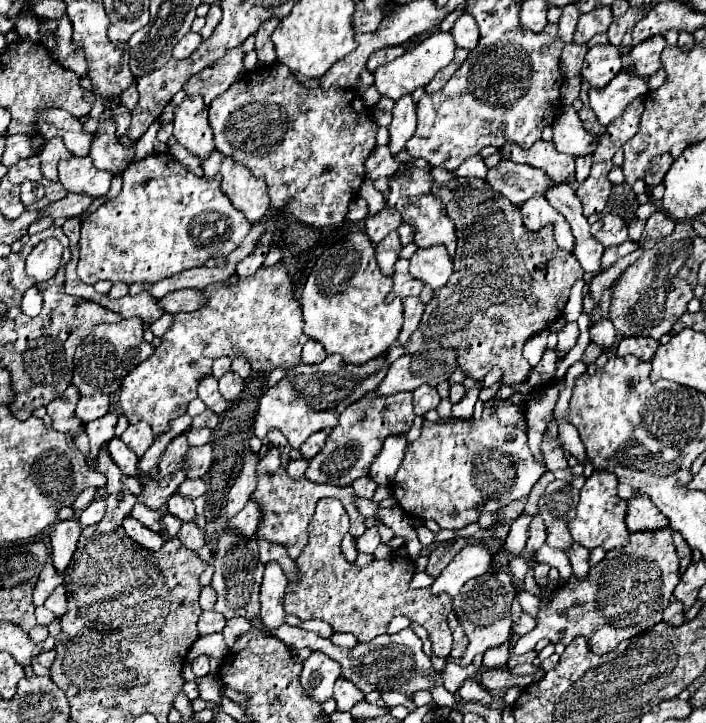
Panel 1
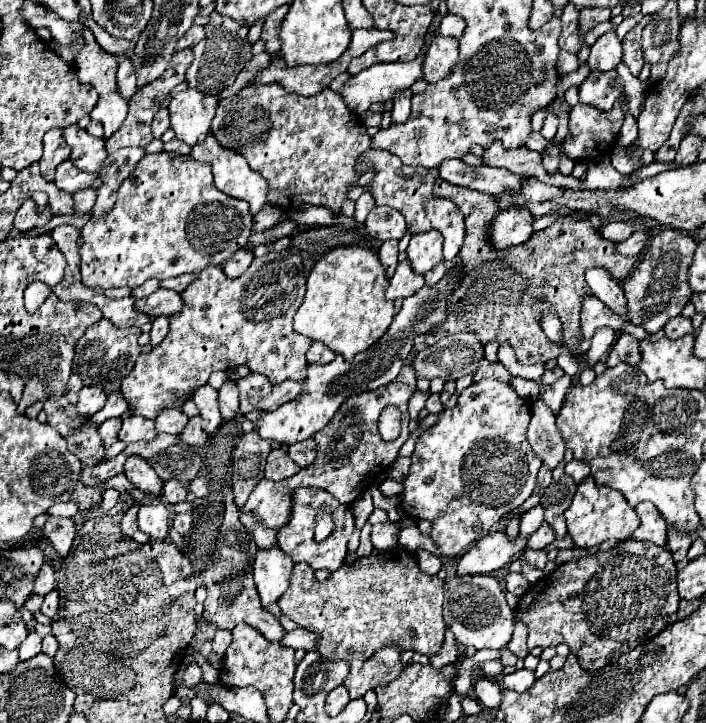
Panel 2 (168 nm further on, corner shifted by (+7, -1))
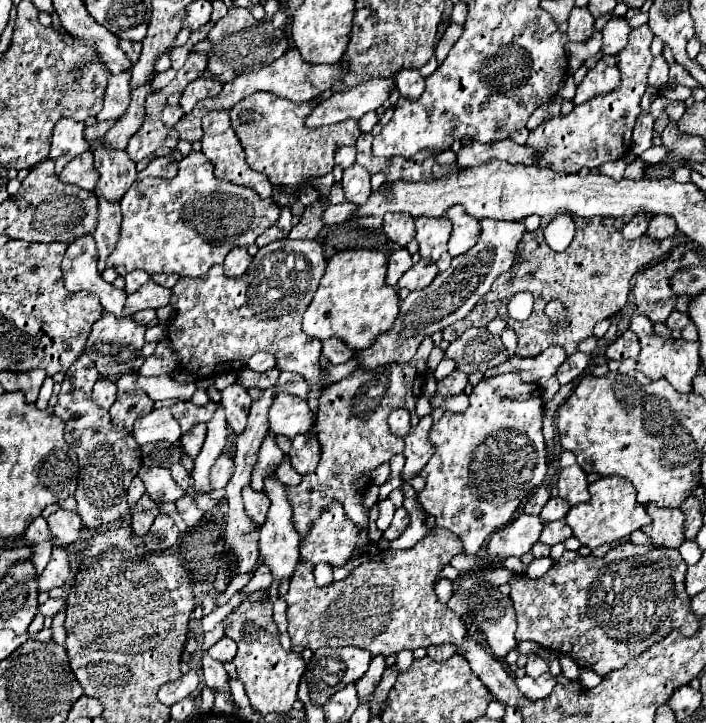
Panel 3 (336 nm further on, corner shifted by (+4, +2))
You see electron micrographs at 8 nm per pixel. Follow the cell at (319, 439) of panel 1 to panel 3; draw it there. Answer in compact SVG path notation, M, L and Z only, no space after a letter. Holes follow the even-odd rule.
M315 432L299 434L299 436L293 438L291 450L289 450L289 458L291 458L291 466L299 474L313 472L317 462L319 462L319 456L321 456L321 446L317 442Z

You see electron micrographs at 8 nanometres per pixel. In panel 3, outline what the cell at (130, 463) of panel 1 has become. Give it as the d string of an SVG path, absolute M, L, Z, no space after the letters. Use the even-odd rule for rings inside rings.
M141 466L137 476L143 480L143 484L147 488L147 494L155 502L175 502L177 498L181 498L185 494L175 484L175 480L171 478L171 472L167 468L147 468L147 466Z

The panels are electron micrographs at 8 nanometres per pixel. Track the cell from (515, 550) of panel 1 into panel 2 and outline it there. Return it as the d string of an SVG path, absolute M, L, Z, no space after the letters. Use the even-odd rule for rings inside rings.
M536 505L530 511L522 513L522 521L520 521L520 533L522 535L532 535L540 525L544 523L544 507Z

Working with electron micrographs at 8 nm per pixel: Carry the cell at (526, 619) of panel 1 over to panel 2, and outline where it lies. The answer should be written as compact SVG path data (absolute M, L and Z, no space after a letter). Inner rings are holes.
M516 623L516 627L514 627L514 635L512 635L512 641L508 643L508 649L510 649L518 659L526 659L526 655L530 653L528 647L526 647L526 633L528 633L526 625Z

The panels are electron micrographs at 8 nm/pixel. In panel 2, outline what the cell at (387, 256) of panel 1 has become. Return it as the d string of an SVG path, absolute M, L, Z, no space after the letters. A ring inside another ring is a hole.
M396 239L386 241L386 243L380 247L378 257L380 257L382 267L386 269L386 275L388 275L388 277L392 277L392 275L394 275L396 265L398 265L398 241L396 241Z

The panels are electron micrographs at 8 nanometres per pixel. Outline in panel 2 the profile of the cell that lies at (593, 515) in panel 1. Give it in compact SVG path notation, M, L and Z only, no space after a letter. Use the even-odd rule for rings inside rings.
M586 477L578 485L574 501L564 517L566 517L566 525L568 525L568 535L574 539L576 547L582 547L582 549L596 547L608 539L626 541L626 539L630 539L632 531L640 525L636 511L628 505L624 495L610 487L596 485L596 481L592 477Z

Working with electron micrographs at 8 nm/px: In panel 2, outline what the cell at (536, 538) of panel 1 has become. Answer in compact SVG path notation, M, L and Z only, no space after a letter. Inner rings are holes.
M542 523L542 527L528 537L528 547L530 547L530 549L546 549L546 547L552 545L554 541L556 541L554 529L552 529L548 523Z

